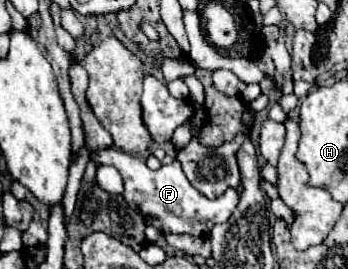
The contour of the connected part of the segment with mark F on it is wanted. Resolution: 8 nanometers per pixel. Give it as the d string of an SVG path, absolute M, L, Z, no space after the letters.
M114 148L92 152L92 160L96 164L110 164L110 166L118 168L118 172L124 178L124 194L122 194L124 200L130 206L136 206L136 210L140 210L140 214L144 214L144 218L162 232L190 234L190 236L206 238L210 228L214 224L226 222L230 218L232 210L238 206L238 192L234 188L228 188L222 196L218 196L214 200L208 200L206 196L202 196L188 182L178 160L174 160L170 166L162 166L160 170L150 170L144 160L134 158L126 152L114 150Z

